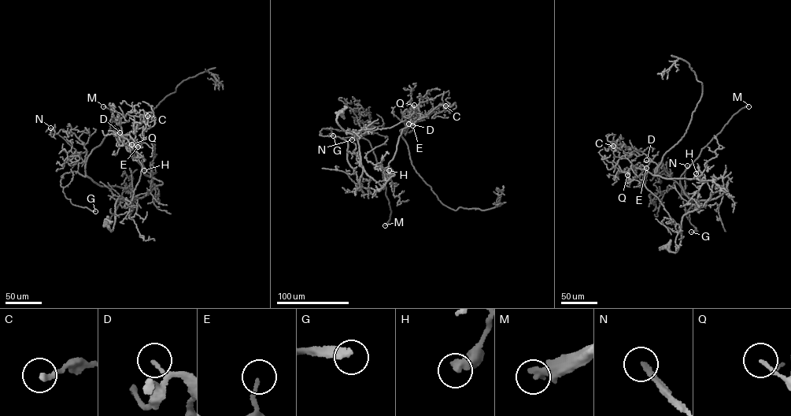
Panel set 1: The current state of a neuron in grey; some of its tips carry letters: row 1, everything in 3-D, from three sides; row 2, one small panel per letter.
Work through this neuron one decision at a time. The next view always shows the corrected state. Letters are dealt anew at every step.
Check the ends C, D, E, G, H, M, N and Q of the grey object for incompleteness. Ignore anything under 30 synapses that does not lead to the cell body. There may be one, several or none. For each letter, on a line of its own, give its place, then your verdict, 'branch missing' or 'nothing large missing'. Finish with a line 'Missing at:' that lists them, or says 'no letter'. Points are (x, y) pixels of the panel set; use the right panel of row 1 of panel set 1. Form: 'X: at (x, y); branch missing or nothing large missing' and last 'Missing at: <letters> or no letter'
C: at (613, 146); nothing large missing
D: at (646, 160); nothing large missing
E: at (646, 168); branch missing
G: at (691, 232); branch missing
H: at (696, 173); nothing large missing
M: at (748, 106); branch missing
N: at (687, 165); branch missing
Q: at (627, 175); nothing large missing
Missing at: E, G, M, N

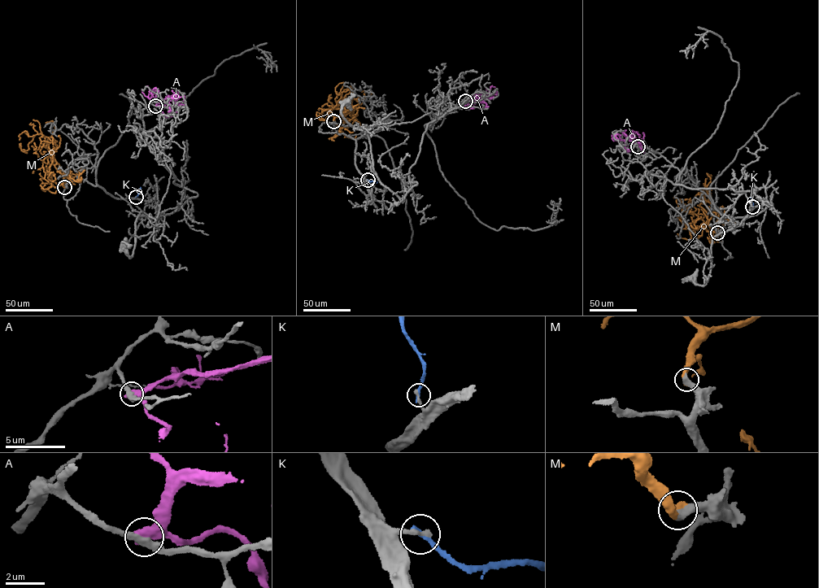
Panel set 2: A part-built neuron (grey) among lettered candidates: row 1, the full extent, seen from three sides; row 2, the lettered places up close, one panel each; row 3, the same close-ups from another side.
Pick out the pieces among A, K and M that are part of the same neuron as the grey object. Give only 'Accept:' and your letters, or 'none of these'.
Accept: M

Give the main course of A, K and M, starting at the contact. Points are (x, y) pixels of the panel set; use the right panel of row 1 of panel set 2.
A: (638, 146), (625, 135), (630, 141), (632, 137), (638, 140)
K: (752, 206), (751, 195)
M: (717, 233), (708, 224), (699, 205), (699, 193), (712, 201), (714, 209), (706, 206), (713, 211)

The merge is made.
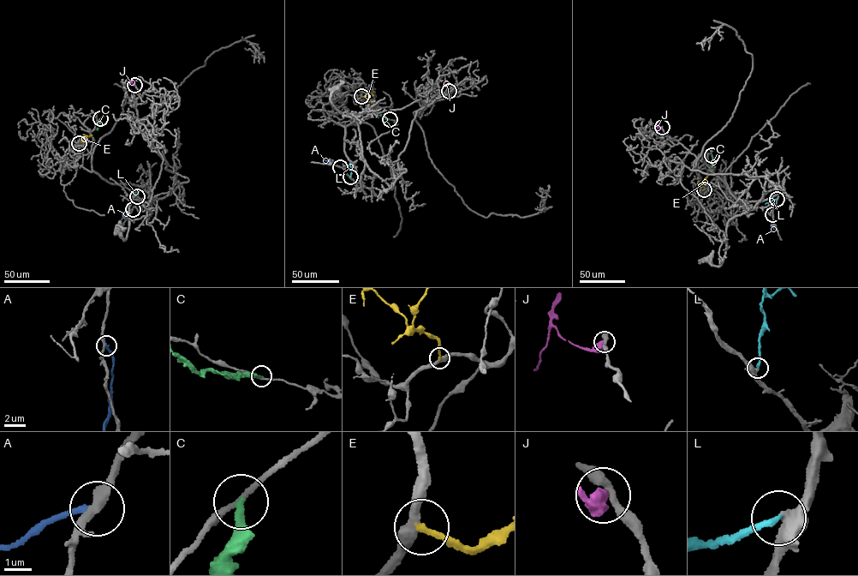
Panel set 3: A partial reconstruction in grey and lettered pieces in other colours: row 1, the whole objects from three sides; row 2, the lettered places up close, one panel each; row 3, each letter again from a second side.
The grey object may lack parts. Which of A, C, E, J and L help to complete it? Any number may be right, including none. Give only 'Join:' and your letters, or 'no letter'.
Join: L

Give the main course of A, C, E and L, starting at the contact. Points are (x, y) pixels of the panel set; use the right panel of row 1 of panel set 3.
A: (772, 214), (773, 229)
C: (712, 155), (713, 161), (711, 167)
E: (704, 189), (702, 186), (707, 176)
L: (777, 199), (765, 204)

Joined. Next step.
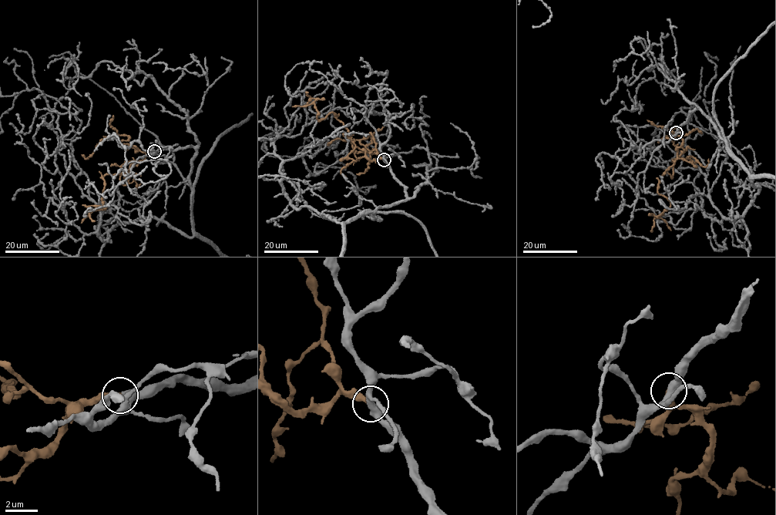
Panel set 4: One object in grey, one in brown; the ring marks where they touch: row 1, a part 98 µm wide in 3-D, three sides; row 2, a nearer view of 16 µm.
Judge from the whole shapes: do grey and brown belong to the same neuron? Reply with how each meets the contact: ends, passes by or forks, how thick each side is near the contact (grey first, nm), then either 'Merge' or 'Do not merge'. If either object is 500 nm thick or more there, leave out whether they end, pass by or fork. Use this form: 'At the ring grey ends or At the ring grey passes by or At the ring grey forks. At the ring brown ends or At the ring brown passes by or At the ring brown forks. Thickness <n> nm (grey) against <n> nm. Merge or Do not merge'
At the ring grey passes by. At the ring brown ends. Thickness 440 nm (grey) against 300 nm. Merge

